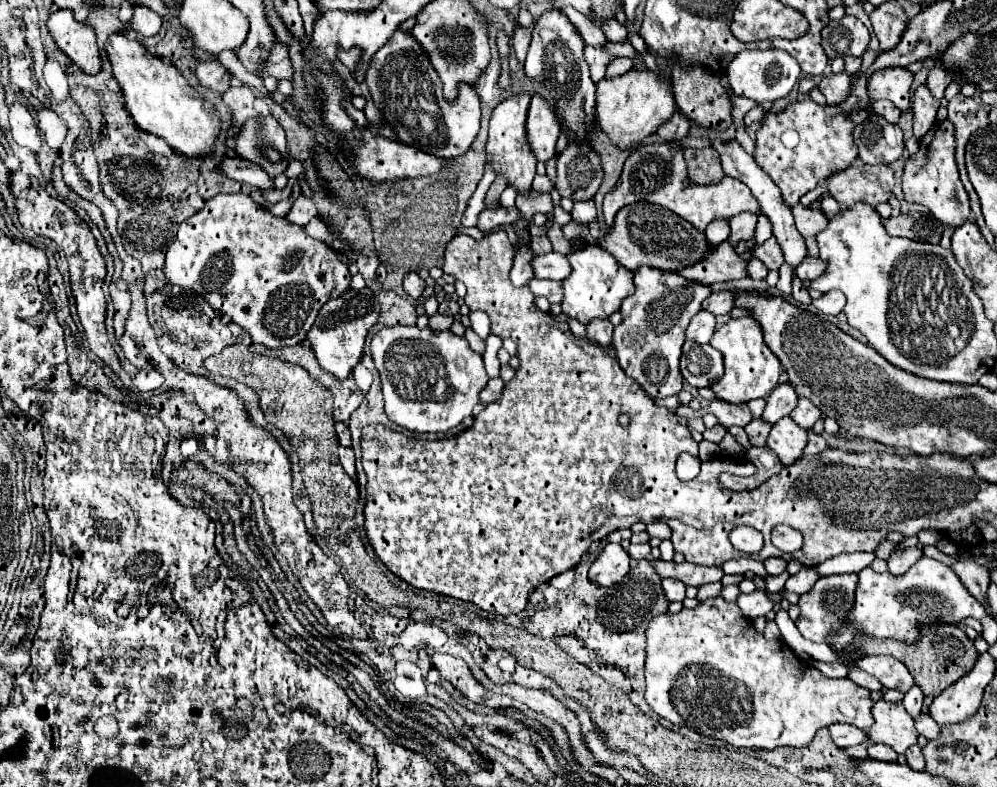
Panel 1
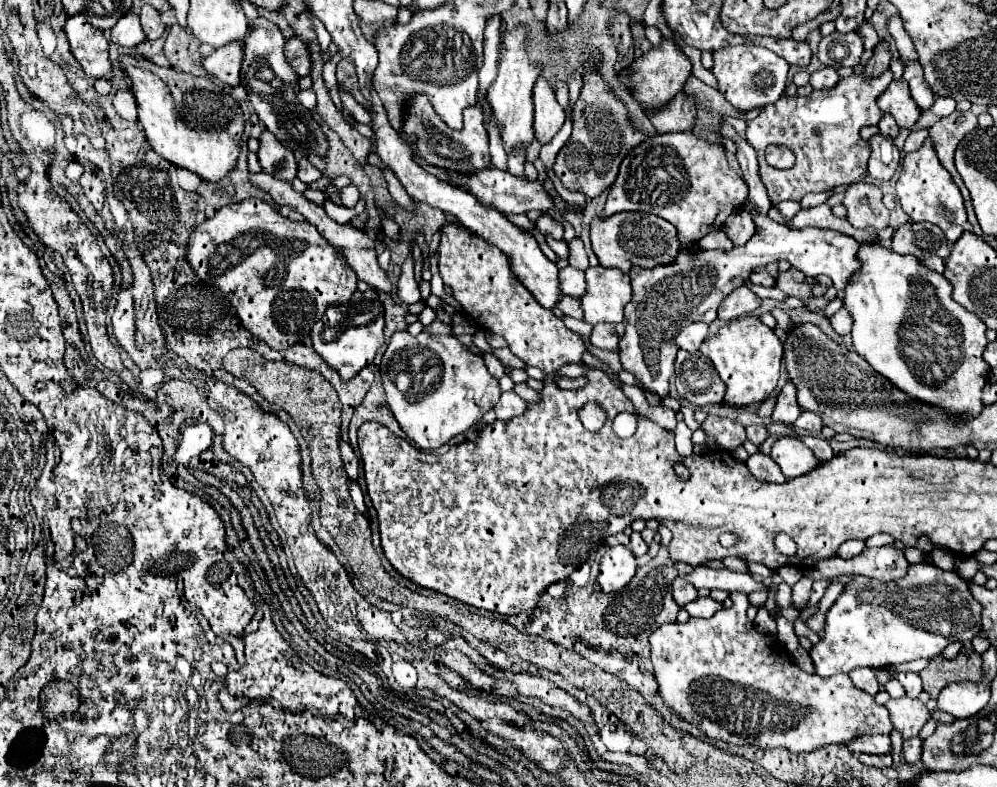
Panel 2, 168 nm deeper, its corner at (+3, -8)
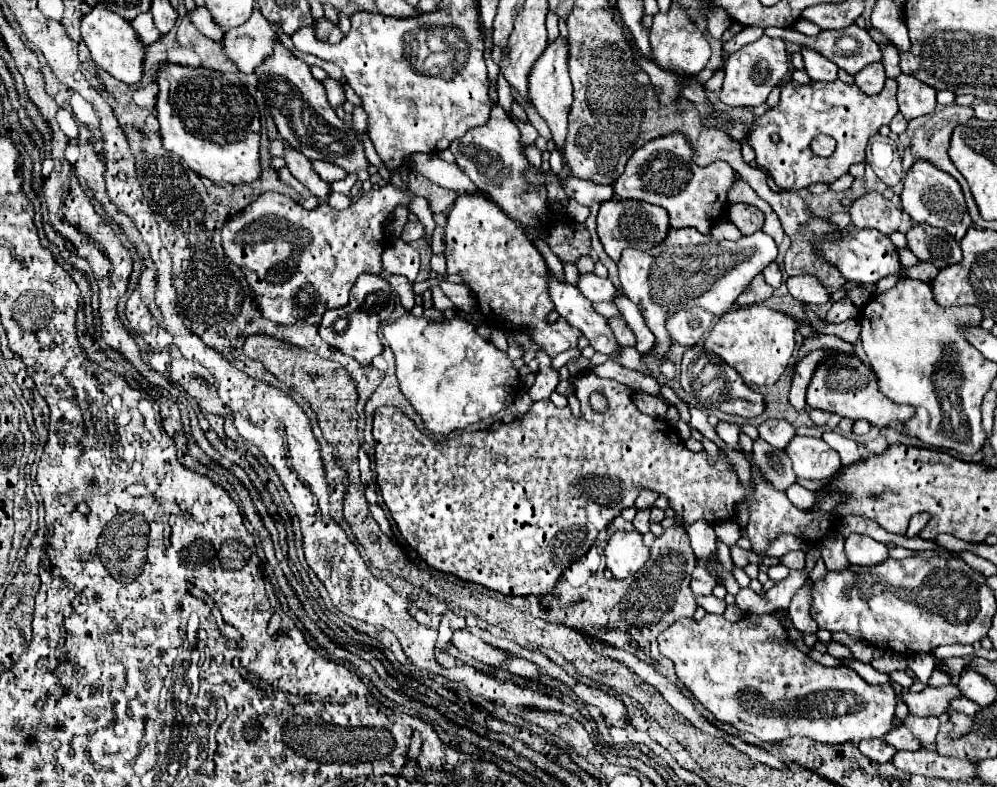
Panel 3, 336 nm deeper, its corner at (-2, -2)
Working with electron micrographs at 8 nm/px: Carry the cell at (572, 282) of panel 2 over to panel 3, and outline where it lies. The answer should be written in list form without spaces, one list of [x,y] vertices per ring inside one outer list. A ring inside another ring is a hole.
[[[593,273],[589,275],[581,275],[579,277],[579,291],[589,297],[589,301],[613,301],[613,297],[617,297],[617,289],[611,283],[611,279],[601,279]]]

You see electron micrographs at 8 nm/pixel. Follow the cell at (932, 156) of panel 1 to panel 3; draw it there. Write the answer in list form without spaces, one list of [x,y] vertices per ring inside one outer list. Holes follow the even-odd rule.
[[[915,161],[913,167],[907,171],[905,185],[901,191],[901,209],[915,223],[929,223],[929,225],[935,225],[939,229],[945,229],[957,241],[961,241],[963,235],[967,233],[967,229],[973,225],[973,221],[967,213],[967,207],[965,207],[961,187],[957,185],[957,181],[951,175],[929,165],[927,161]]]

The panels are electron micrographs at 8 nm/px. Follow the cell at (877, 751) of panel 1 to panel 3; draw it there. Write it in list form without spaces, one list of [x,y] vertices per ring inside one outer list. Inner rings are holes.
[[[877,737],[859,741],[857,747],[859,747],[859,751],[861,751],[865,757],[869,757],[869,759],[873,759],[873,761],[877,761],[877,763],[887,763],[887,761],[891,761],[891,757],[897,753],[897,749],[893,749],[893,745],[885,745],[885,741],[881,741],[881,739],[877,739]]]

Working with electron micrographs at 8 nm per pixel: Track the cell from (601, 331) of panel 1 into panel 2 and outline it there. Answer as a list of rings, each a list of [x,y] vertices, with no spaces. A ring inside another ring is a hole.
[[[600,323],[598,327],[594,327],[592,329],[592,335],[590,335],[590,343],[594,347],[600,347],[600,349],[618,351],[618,335],[614,331],[614,325]]]

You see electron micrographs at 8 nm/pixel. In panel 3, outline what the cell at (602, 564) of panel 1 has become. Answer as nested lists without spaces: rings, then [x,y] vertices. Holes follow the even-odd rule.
[[[615,531],[611,535],[611,539],[607,541],[605,557],[607,557],[607,567],[611,569],[613,577],[615,579],[625,579],[625,577],[637,573],[645,565],[645,561],[649,559],[649,549],[645,547],[641,533],[637,533],[637,531]]]

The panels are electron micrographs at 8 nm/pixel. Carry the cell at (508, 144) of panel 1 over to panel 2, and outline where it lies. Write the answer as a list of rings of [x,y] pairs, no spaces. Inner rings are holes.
[[[516,27],[512,29],[506,39],[504,39],[504,53],[498,65],[498,77],[494,85],[488,89],[488,103],[494,113],[496,125],[500,129],[500,139],[504,145],[504,151],[510,153],[516,147],[528,147],[534,141],[534,131],[532,131],[532,121],[534,121],[534,105],[532,105],[532,89],[536,79],[540,77],[542,69],[536,65],[528,63],[528,55],[524,51],[524,37],[526,37],[526,27]]]

